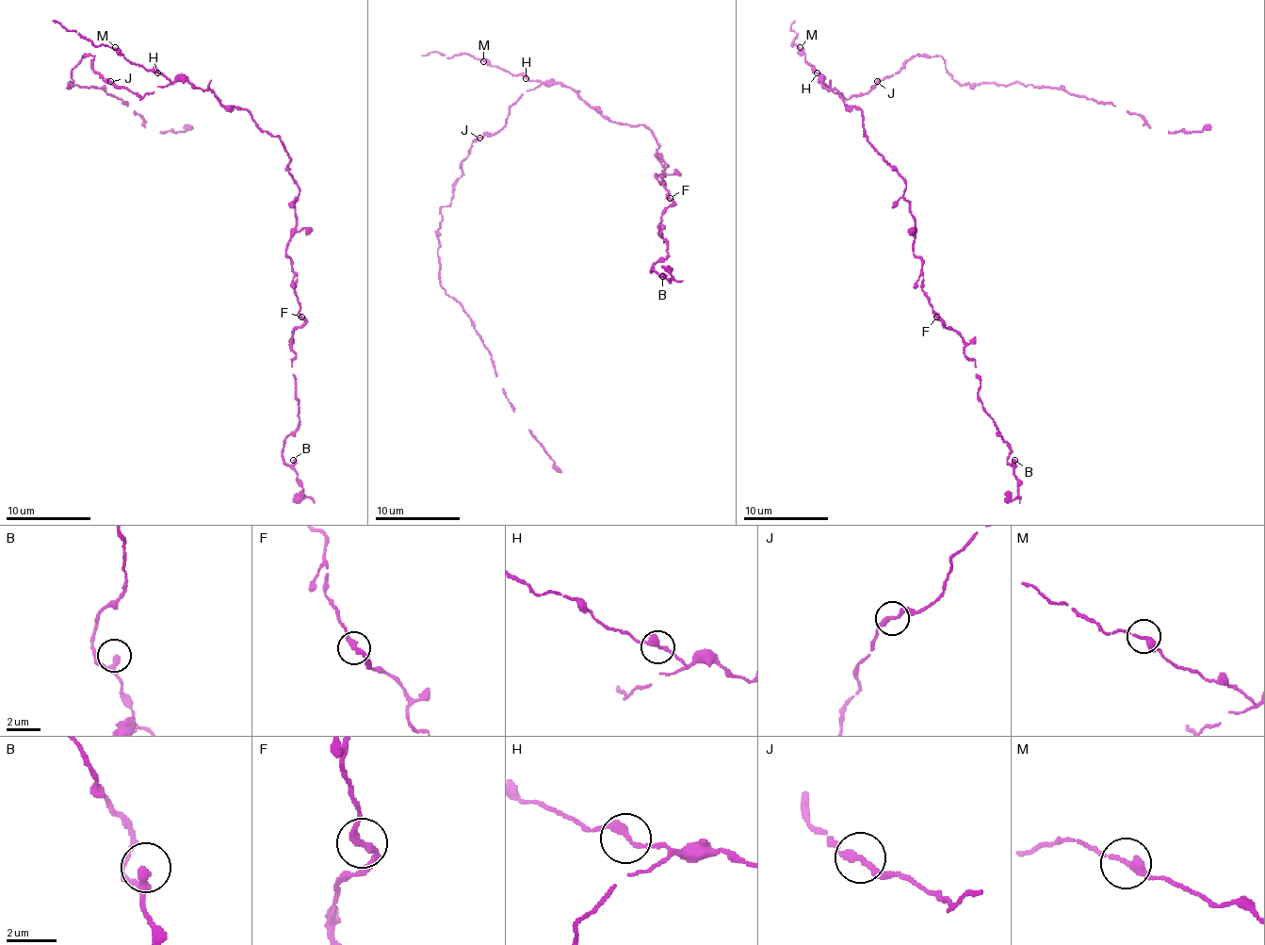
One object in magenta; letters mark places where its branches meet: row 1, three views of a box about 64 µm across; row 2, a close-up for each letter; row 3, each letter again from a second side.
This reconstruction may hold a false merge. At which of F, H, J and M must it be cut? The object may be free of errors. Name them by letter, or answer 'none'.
none

